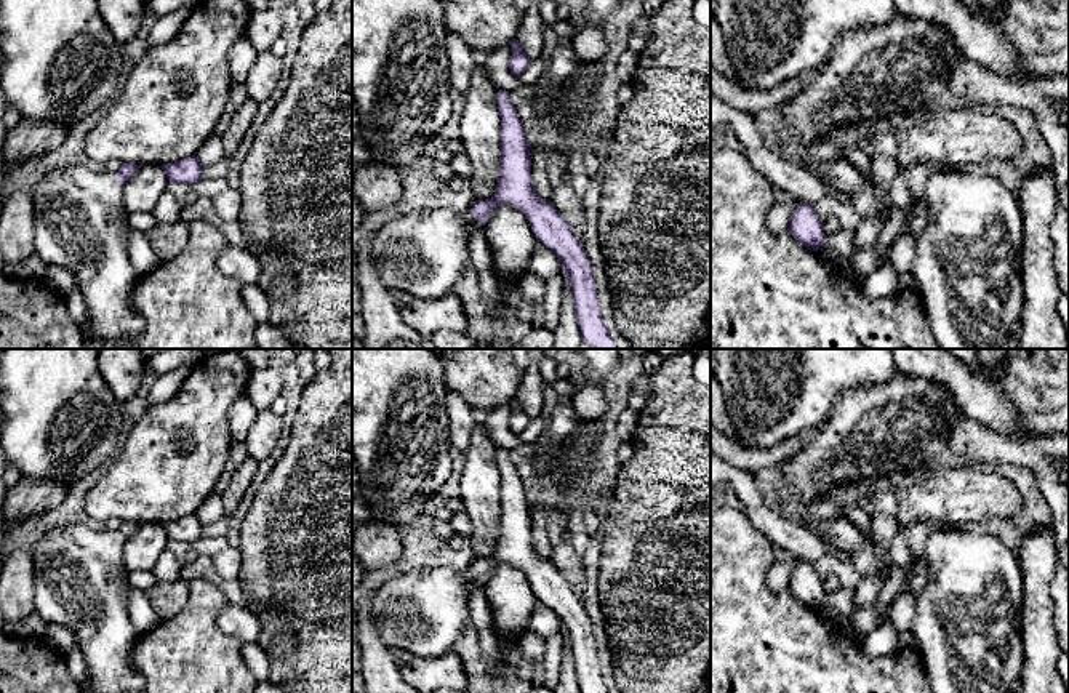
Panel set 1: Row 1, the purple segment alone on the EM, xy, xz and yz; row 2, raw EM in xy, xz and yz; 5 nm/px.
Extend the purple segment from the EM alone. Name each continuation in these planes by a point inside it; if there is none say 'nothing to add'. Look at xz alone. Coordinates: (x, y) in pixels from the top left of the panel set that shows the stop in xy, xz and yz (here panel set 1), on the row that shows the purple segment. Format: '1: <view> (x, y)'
1: xz (424, 253)

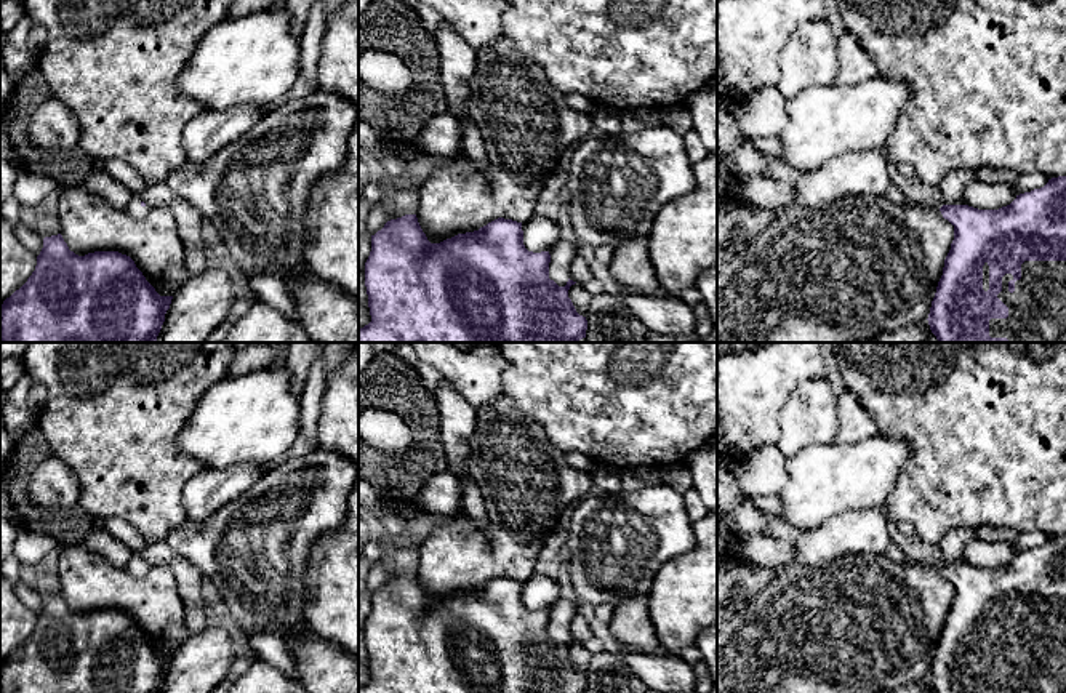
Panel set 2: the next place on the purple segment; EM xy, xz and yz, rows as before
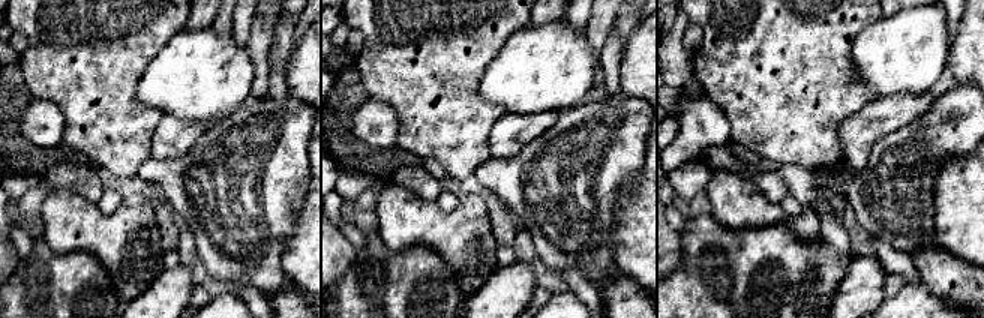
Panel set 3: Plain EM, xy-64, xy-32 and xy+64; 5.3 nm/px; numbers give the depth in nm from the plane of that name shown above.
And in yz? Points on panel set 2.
1: yz (1037, 306)

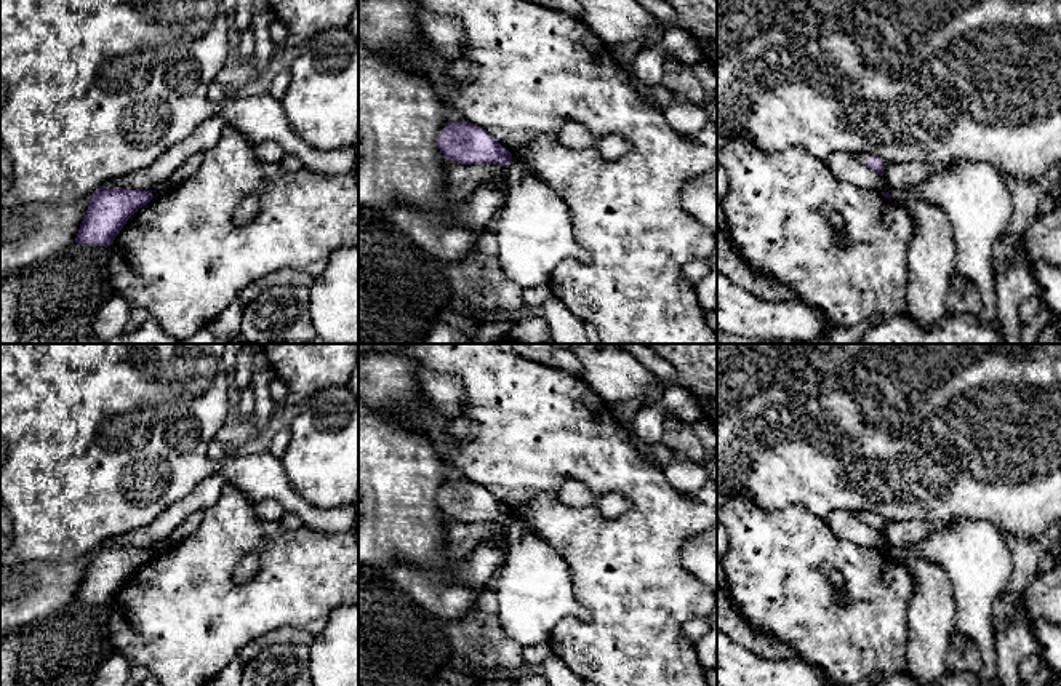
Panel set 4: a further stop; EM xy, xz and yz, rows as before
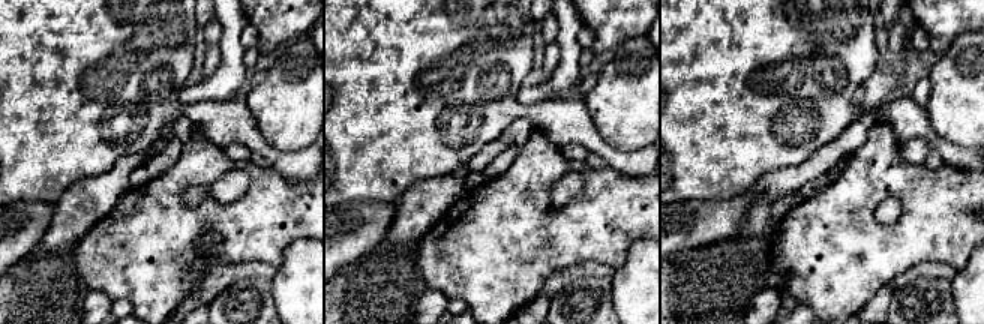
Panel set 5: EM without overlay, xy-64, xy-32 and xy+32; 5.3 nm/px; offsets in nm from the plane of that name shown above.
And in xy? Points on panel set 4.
nothing to add

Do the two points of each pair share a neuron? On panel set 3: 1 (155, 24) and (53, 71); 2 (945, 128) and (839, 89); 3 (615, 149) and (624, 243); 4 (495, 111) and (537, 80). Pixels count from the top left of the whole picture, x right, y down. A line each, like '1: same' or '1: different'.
1: same
2: different
3: different
4: different

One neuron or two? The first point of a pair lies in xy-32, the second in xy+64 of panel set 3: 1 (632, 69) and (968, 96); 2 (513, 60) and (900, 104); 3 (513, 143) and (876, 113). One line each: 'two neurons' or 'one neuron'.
1: two neurons
2: two neurons
3: one neuron

